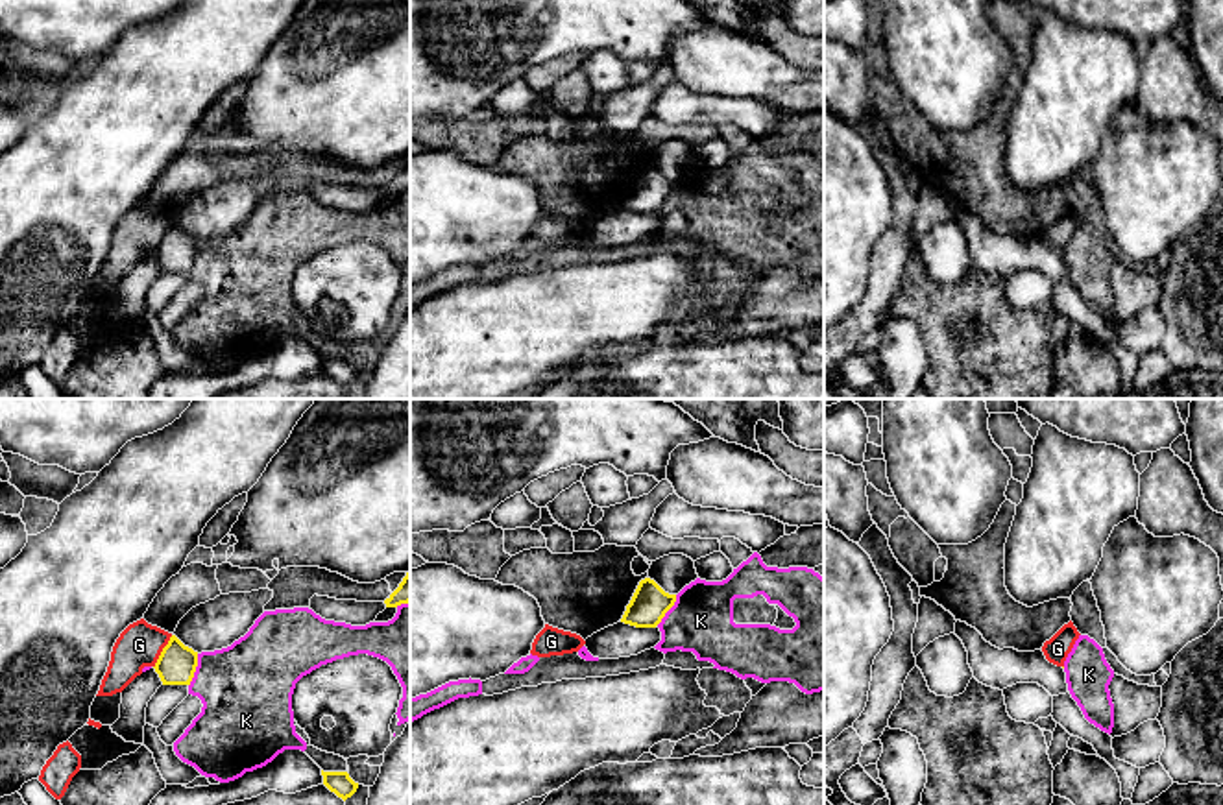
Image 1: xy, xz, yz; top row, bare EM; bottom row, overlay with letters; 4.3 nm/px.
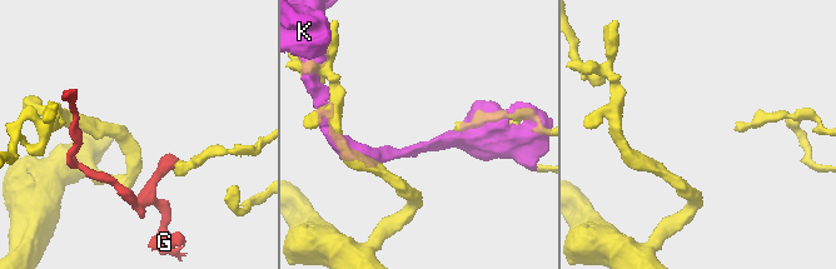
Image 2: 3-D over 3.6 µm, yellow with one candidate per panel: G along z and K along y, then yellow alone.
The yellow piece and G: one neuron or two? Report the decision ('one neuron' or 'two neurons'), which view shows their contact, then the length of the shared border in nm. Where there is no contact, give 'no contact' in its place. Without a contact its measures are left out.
two neurons | xy | 170 nm

